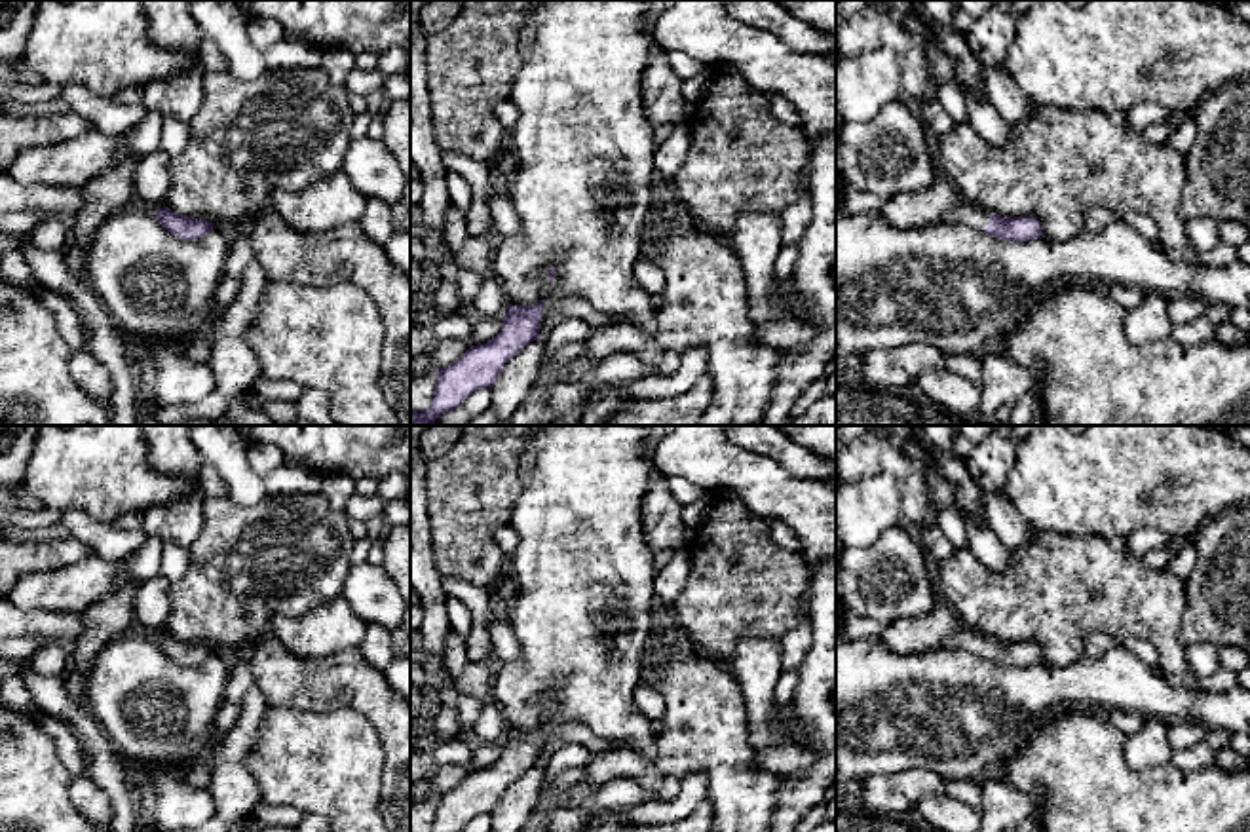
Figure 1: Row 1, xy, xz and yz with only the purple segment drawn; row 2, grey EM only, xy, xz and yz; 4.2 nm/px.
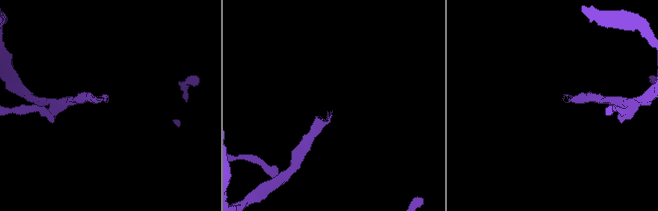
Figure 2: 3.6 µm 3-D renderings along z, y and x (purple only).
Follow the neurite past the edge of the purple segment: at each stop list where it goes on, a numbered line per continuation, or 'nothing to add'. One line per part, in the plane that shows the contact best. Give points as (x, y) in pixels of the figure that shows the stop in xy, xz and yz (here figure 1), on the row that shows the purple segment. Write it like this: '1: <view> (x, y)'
1: yz (971, 215)

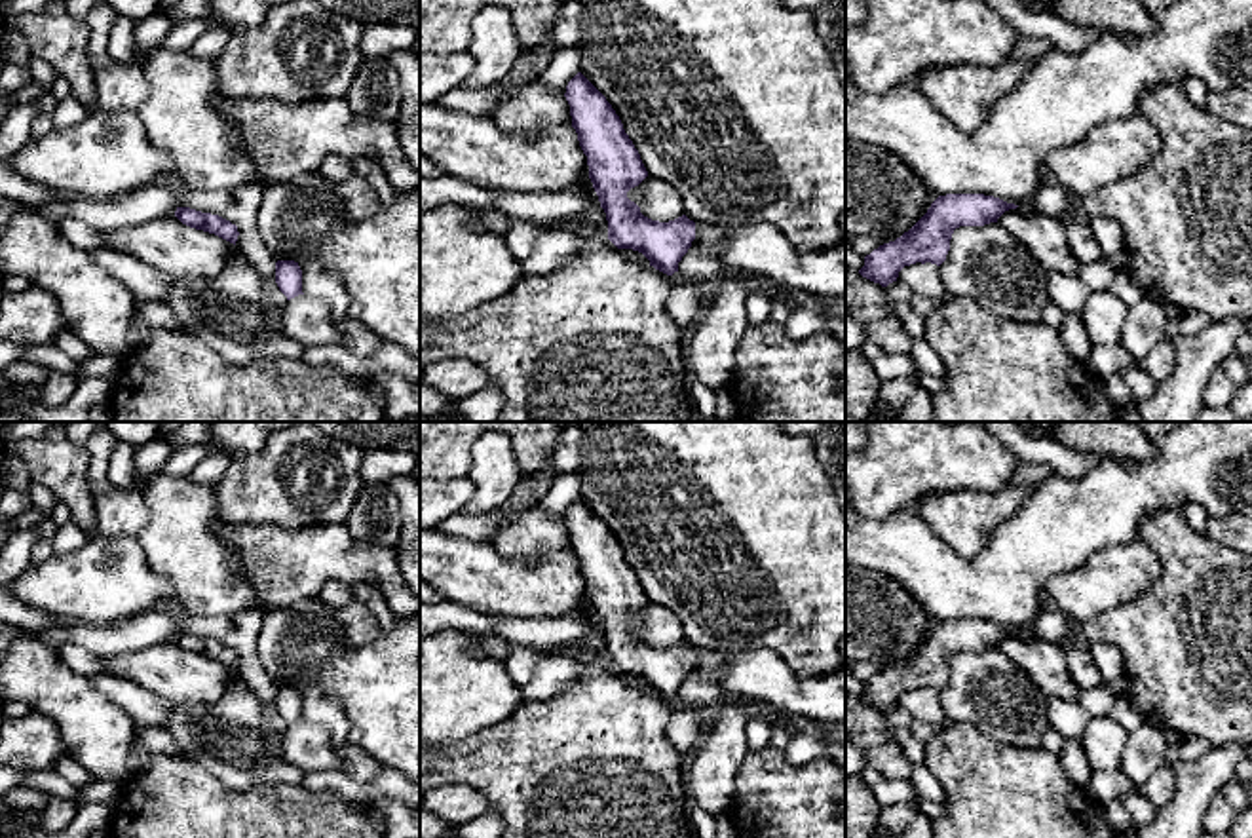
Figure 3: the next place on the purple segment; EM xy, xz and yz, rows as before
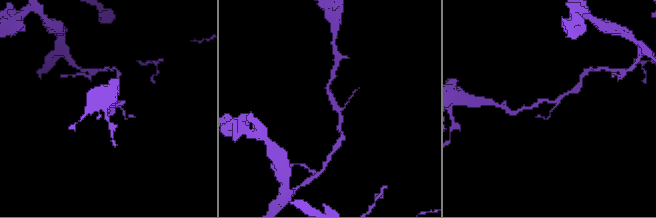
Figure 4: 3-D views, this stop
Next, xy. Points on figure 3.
nothing to add

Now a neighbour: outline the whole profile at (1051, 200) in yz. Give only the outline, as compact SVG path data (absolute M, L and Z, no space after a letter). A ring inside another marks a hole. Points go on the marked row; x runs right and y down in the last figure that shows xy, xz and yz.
M1045 179L1035 194L1028 200L1028 207L1039 215L1060 219L1068 207L1068 190L1058 182Z

